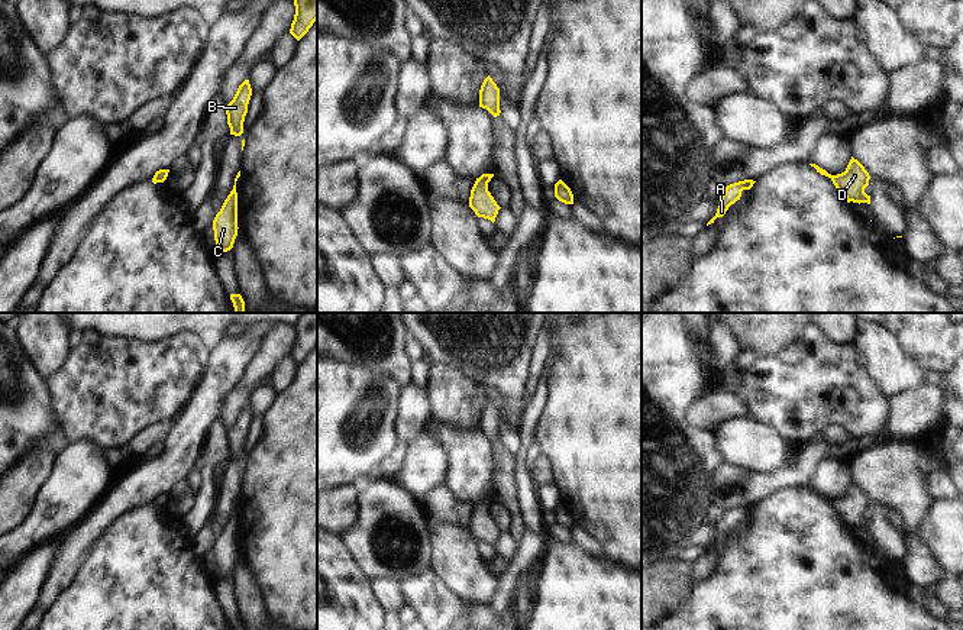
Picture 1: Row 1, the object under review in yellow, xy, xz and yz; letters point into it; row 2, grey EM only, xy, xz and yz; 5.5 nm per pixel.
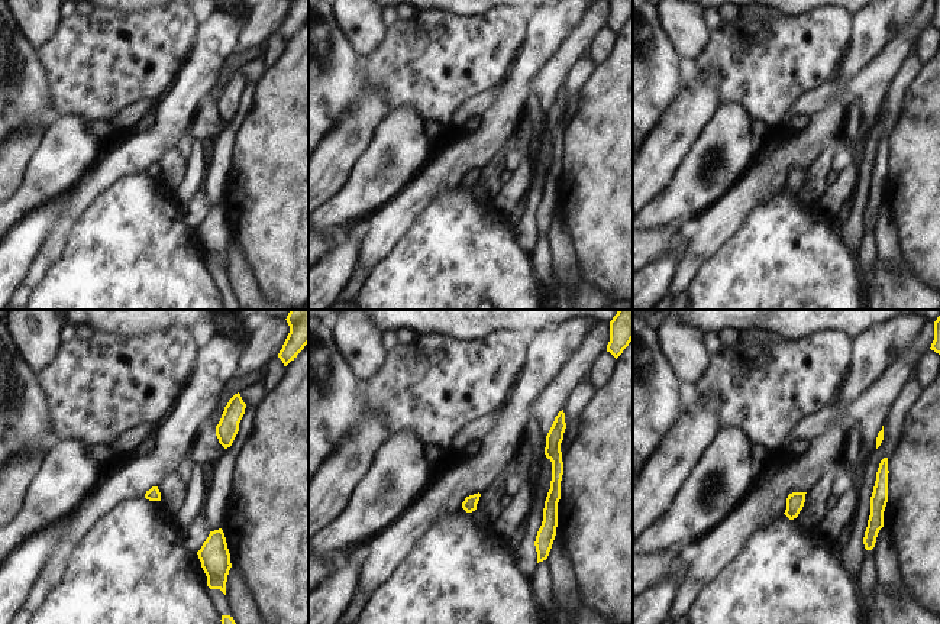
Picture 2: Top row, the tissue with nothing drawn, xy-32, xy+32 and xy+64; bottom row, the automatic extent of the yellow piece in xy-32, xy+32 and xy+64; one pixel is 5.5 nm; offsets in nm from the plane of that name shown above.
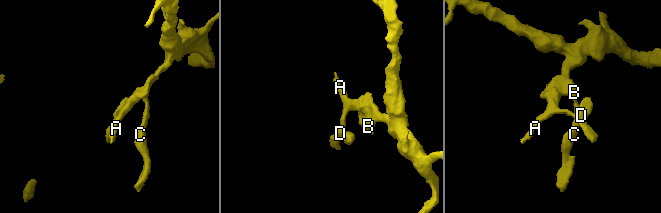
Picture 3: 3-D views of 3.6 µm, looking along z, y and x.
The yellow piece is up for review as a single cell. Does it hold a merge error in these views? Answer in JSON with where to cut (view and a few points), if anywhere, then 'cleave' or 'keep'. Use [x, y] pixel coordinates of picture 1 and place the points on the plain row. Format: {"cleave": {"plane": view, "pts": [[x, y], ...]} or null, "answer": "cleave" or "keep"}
{"cleave": null, "answer": "keep"}

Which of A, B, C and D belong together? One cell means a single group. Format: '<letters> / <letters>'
A B C D

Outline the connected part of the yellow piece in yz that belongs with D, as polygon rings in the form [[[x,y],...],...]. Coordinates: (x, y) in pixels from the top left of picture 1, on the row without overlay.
[[[851,481],[844,497],[831,500],[825,494],[820,492],[815,488],[809,488],[821,500],[828,501],[836,513],[846,521],[846,526],[850,527],[867,527],[870,529],[870,520],[865,517],[865,513],[869,510],[870,500],[865,491]]]

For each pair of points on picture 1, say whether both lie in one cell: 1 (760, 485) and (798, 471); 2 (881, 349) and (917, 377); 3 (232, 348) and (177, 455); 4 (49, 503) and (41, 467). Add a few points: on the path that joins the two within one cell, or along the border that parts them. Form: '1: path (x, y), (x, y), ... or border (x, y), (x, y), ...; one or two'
1: path (769, 482), (789, 475); one
2: path (889, 358), (908, 375); one
3: path (222, 374), (190, 429); one
4: border (60, 449), (54, 467), (39, 487), (29, 510); two

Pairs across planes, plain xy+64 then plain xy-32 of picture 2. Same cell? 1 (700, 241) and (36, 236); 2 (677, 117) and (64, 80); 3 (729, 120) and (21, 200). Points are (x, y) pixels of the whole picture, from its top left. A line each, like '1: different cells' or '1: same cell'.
1: different cells
2: different cells
3: same cell

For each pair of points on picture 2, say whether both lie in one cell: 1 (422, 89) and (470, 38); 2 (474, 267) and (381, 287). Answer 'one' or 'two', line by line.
1: one
2: one

